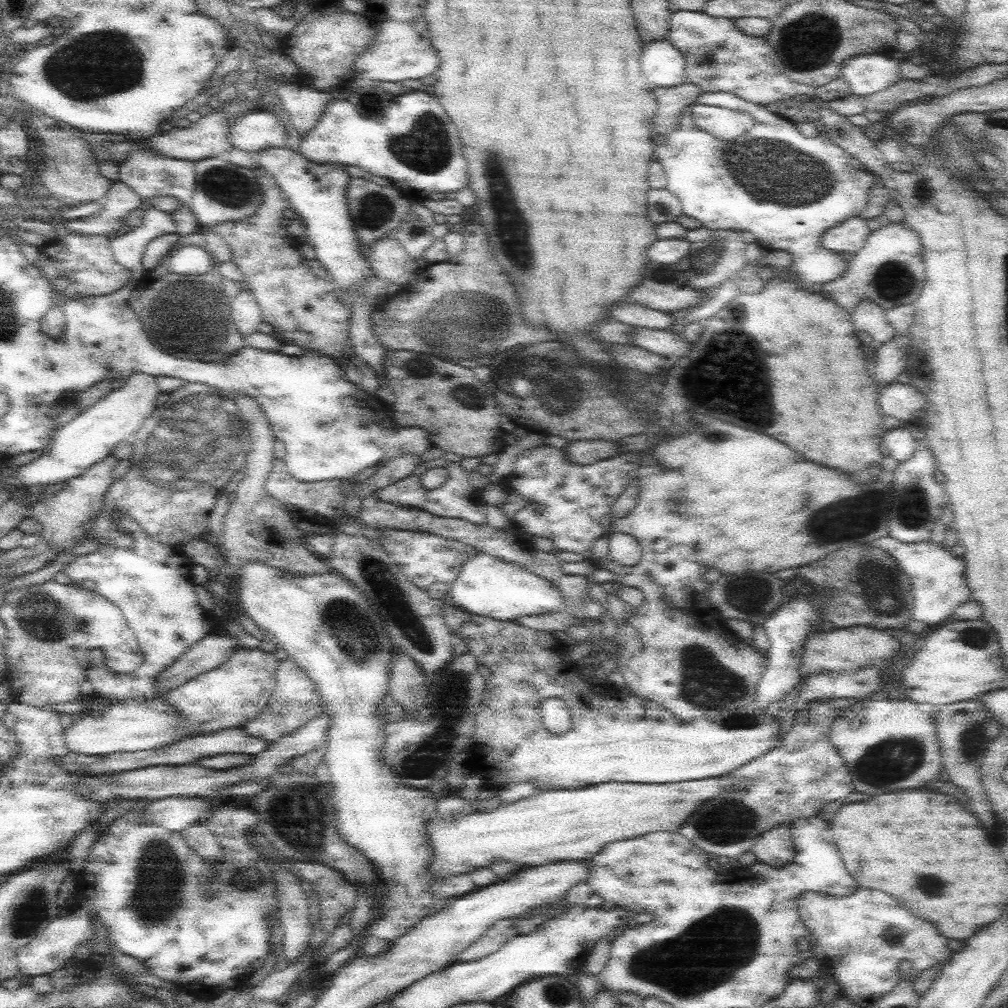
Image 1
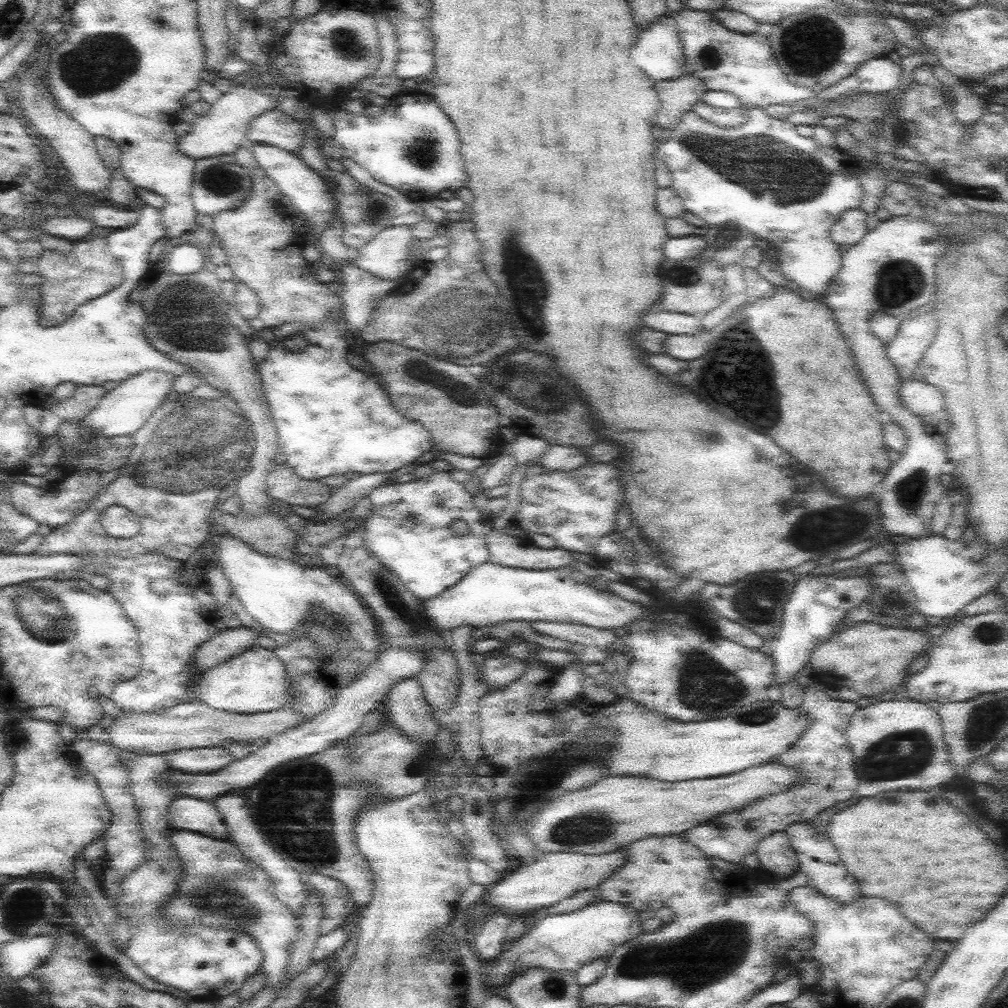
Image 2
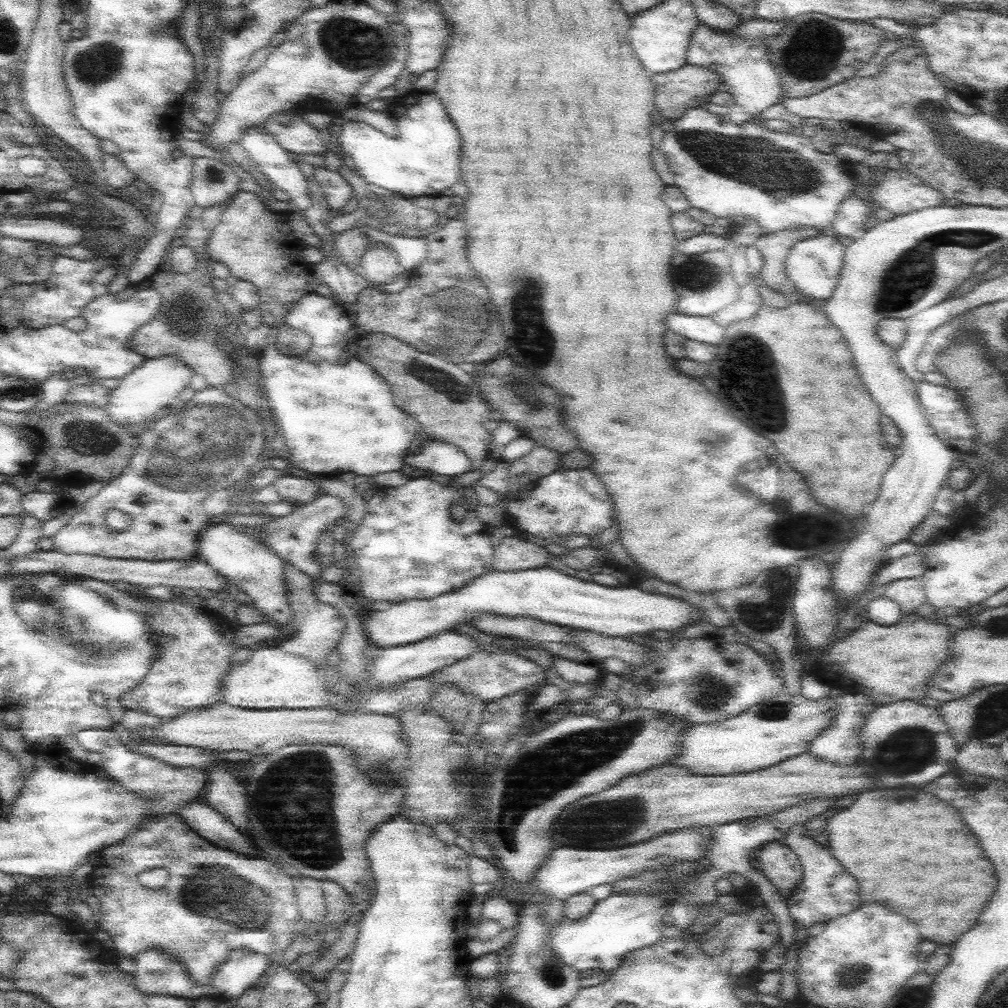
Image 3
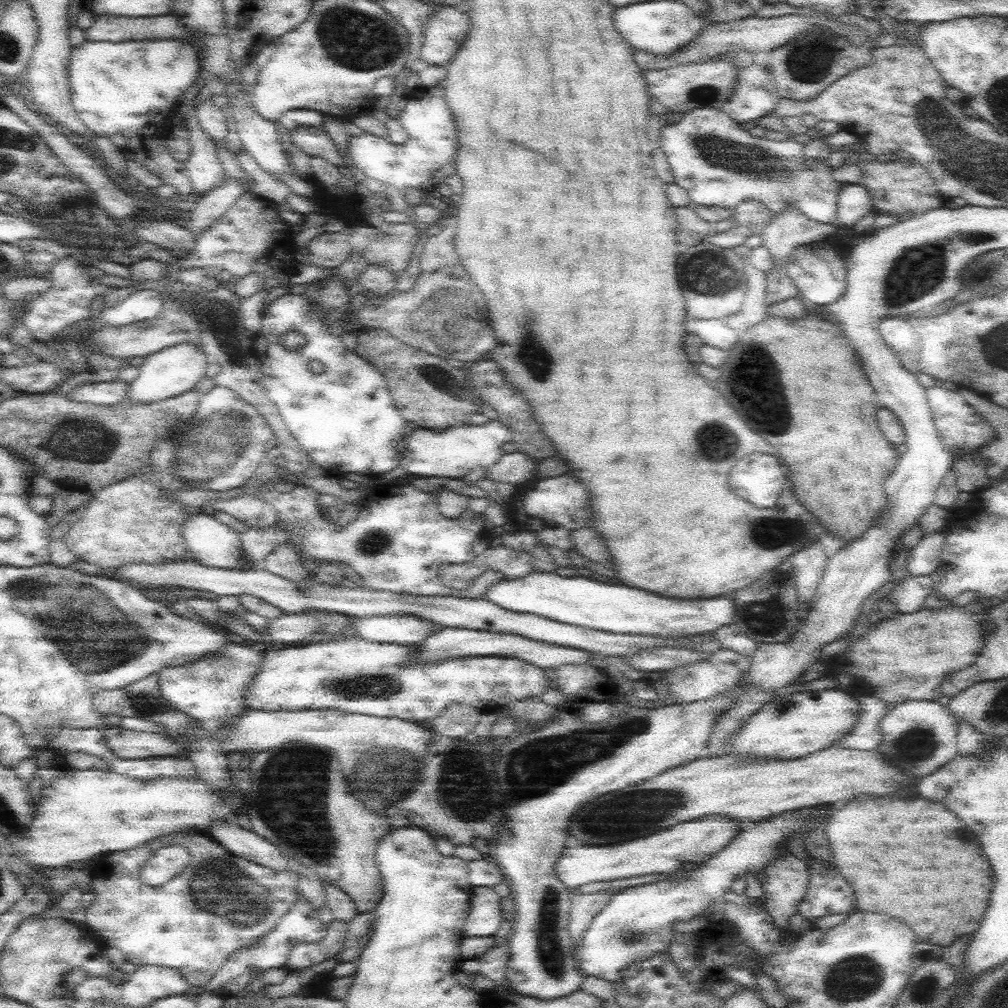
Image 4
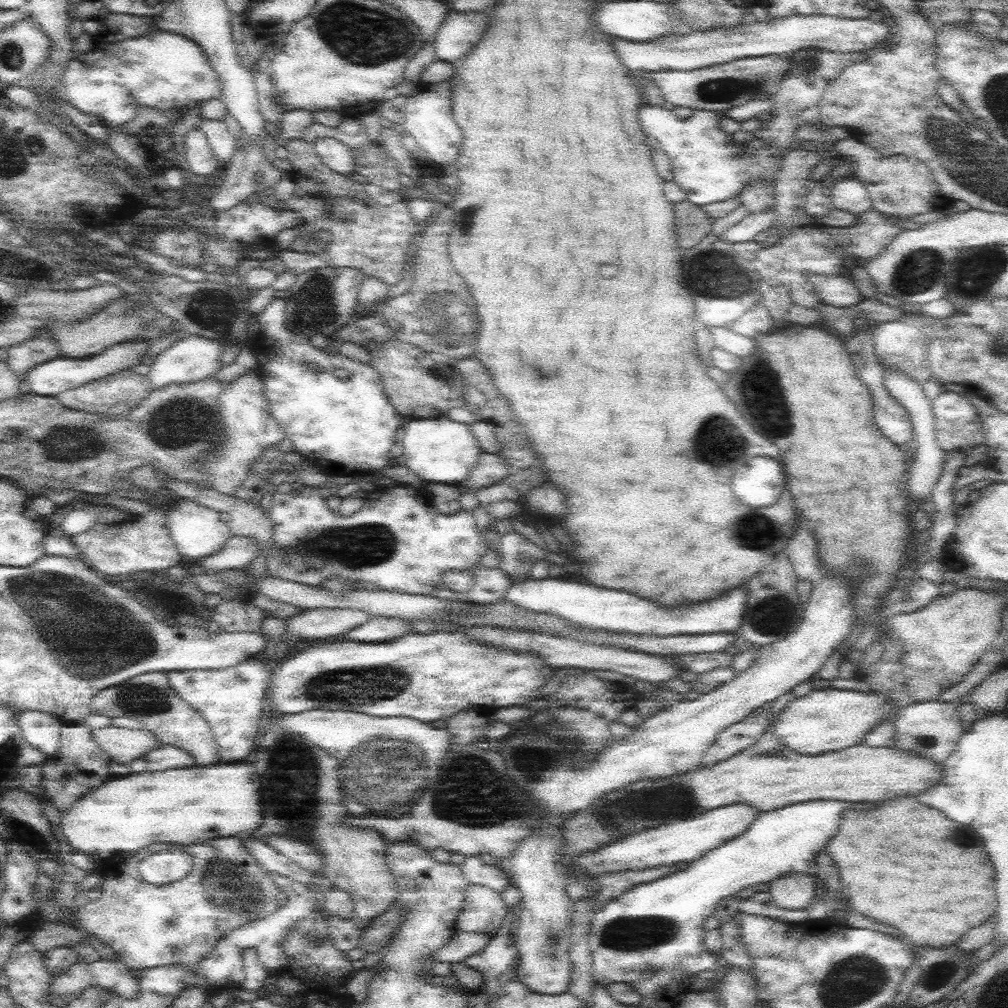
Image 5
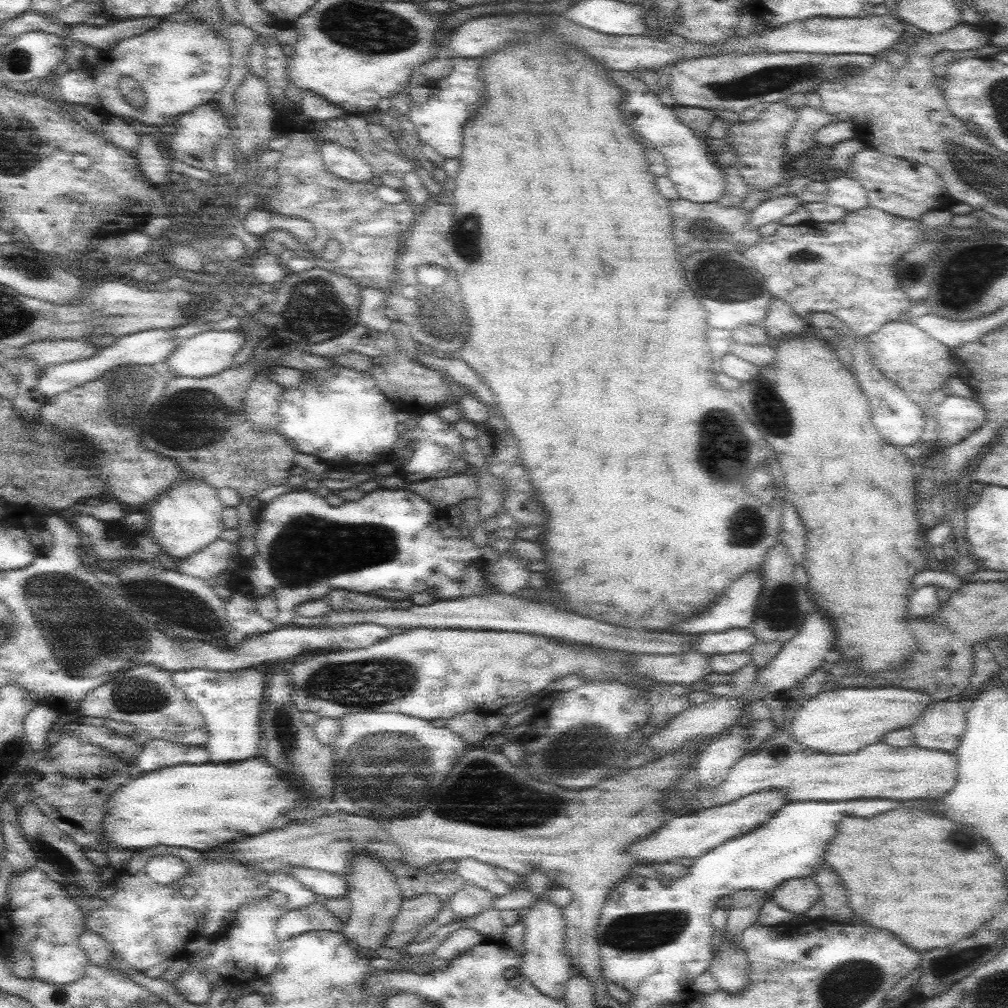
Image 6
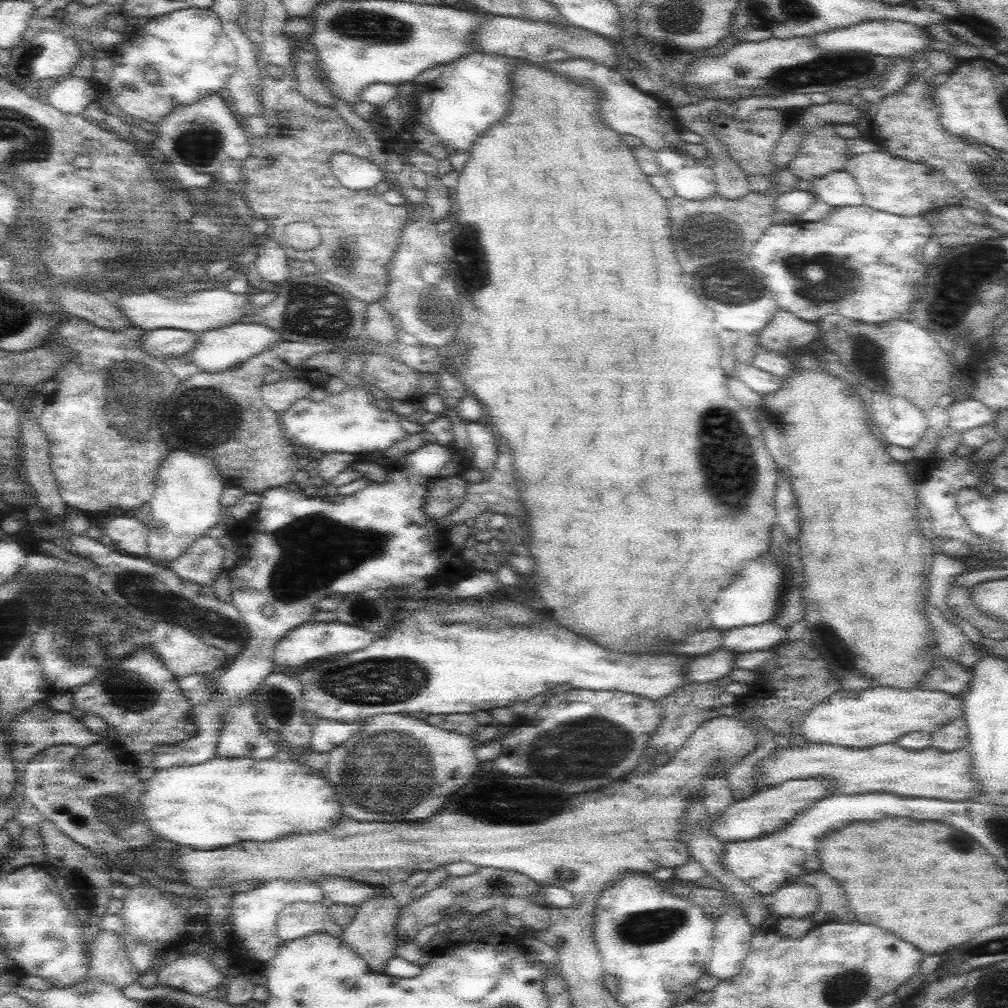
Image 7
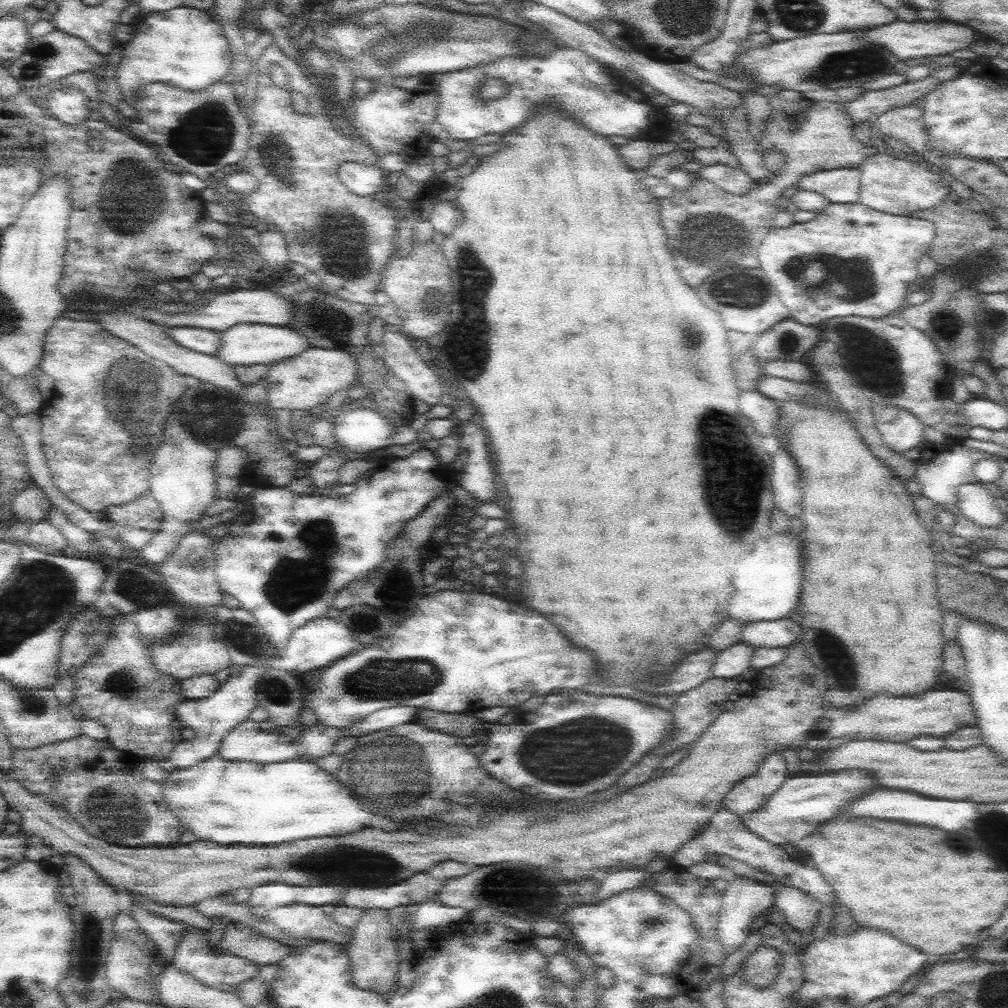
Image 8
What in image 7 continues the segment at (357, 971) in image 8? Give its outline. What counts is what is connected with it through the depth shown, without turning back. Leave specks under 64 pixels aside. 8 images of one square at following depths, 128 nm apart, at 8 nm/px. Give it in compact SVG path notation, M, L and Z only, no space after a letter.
M380 885L379 888L382 888L382 891L376 897L366 899L362 905L357 906L358 911L356 911L354 919L343 930L340 938L347 946L350 946L352 950L366 960L366 963L373 972L384 974L386 964L394 958L395 951L398 948L395 931L401 908L398 905L398 900L396 900L392 891L390 891L390 886L384 887Z

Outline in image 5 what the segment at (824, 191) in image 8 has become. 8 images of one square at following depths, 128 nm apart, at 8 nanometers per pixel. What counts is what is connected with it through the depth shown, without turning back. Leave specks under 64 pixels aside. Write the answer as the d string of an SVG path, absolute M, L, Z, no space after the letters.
M854 176L845 177L832 187L832 200L836 208L857 217L873 207L866 185Z

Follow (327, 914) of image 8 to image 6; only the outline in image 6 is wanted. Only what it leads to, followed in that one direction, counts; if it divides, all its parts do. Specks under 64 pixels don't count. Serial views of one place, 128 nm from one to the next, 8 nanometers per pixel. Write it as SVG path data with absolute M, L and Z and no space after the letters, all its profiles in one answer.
M319 898L308 906L286 912L280 918L275 934L282 942L310 931L333 931L343 934L344 926L345 922L340 921Z

